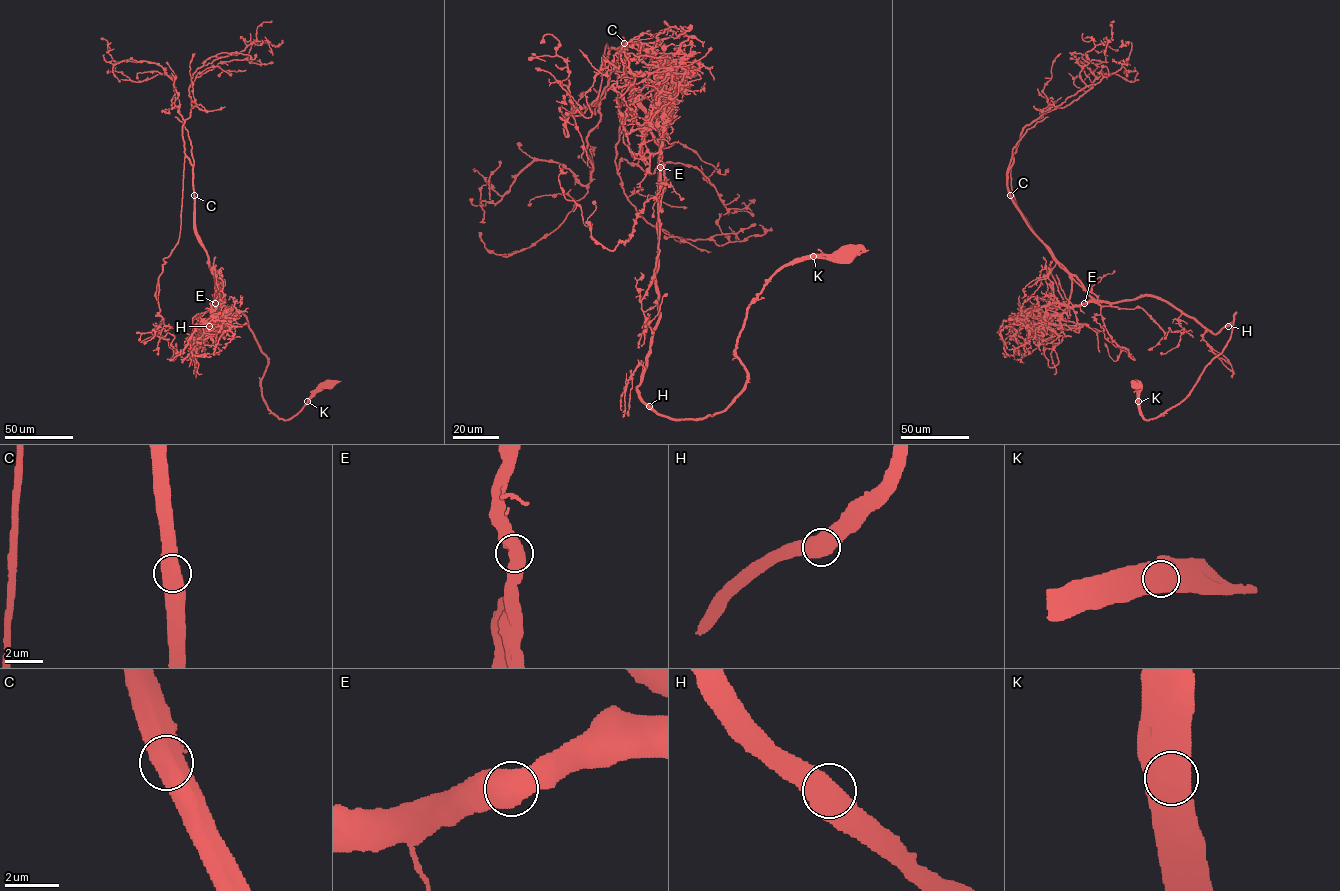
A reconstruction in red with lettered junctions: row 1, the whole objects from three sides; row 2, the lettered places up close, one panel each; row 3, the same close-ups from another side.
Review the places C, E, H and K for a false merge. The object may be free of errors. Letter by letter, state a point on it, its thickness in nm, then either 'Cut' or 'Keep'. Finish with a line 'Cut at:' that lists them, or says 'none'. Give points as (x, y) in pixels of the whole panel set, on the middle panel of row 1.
C: Place: (624, 43). Thickness 850 nm. Cut
E: Place: (660, 167). Thickness 800 nm. Keep
H: Place: (649, 406). Thickness 750 nm. Keep
K: Place: (813, 256). Thickness 700 nm. Keep
Cut at: C

